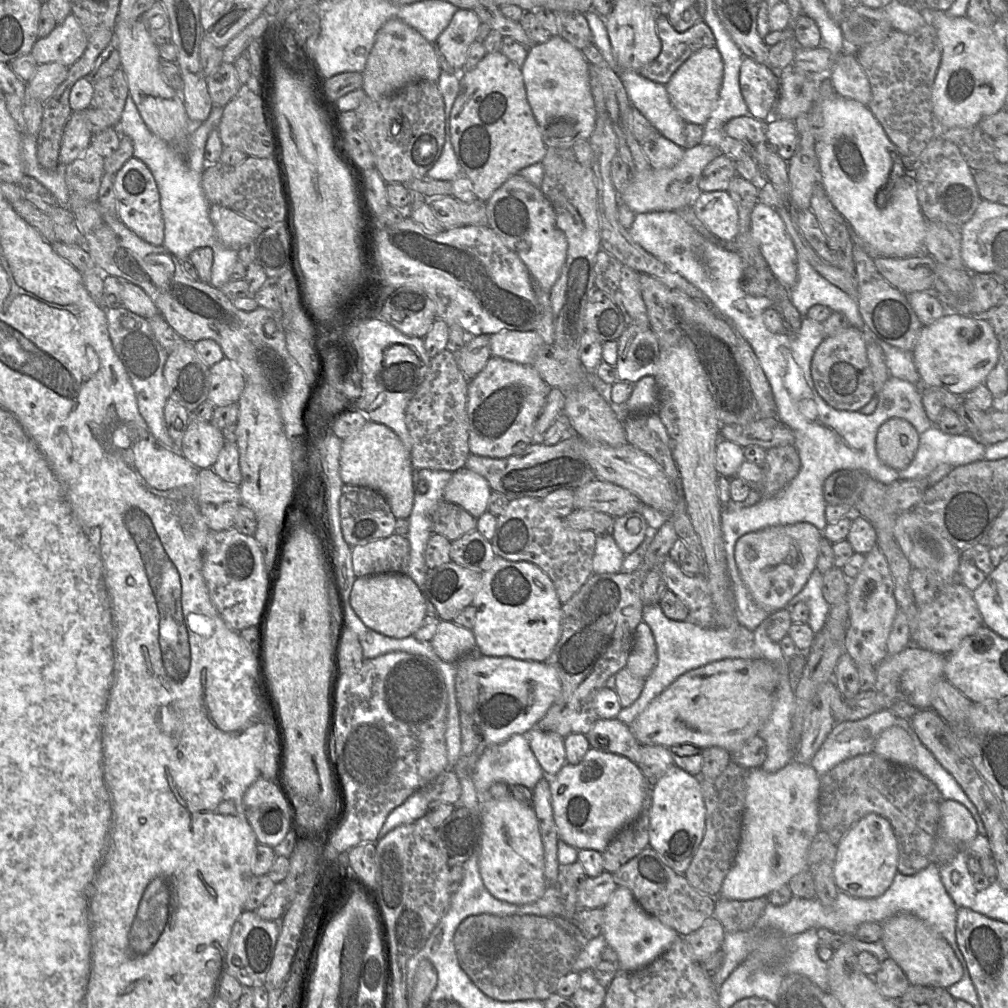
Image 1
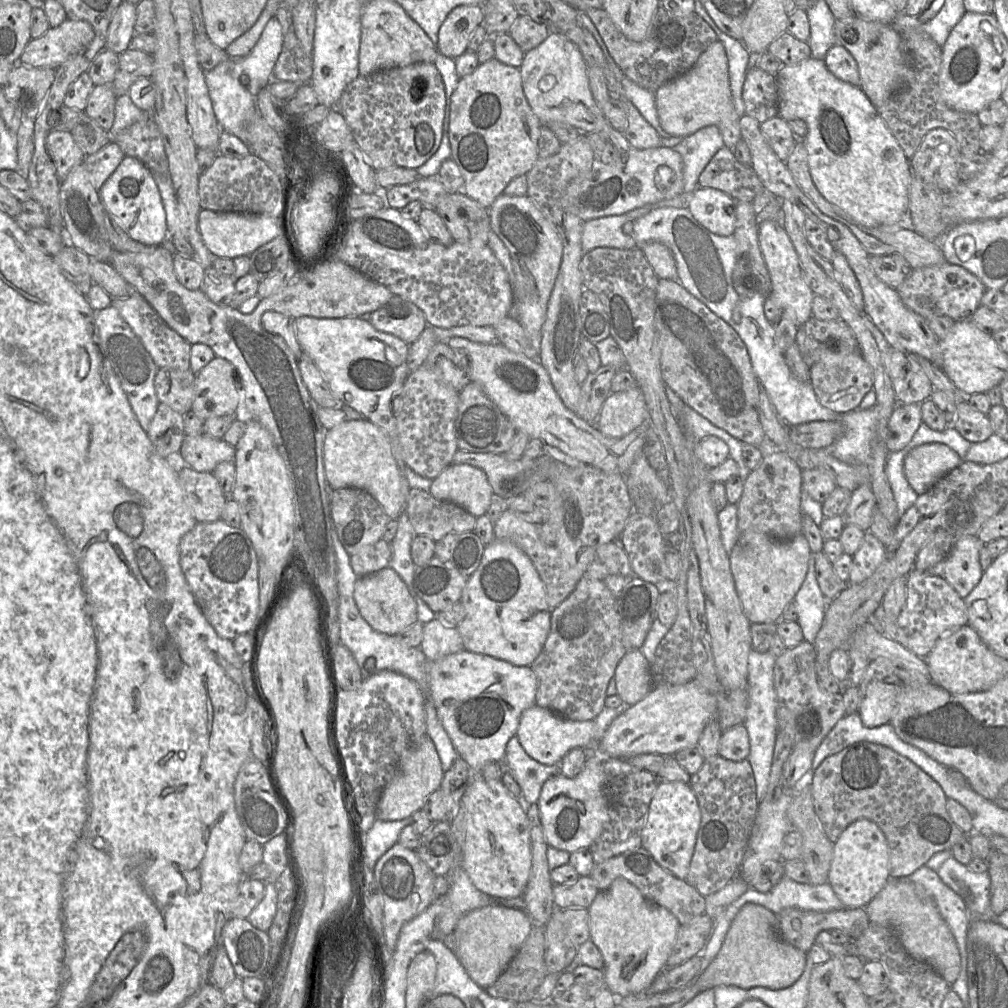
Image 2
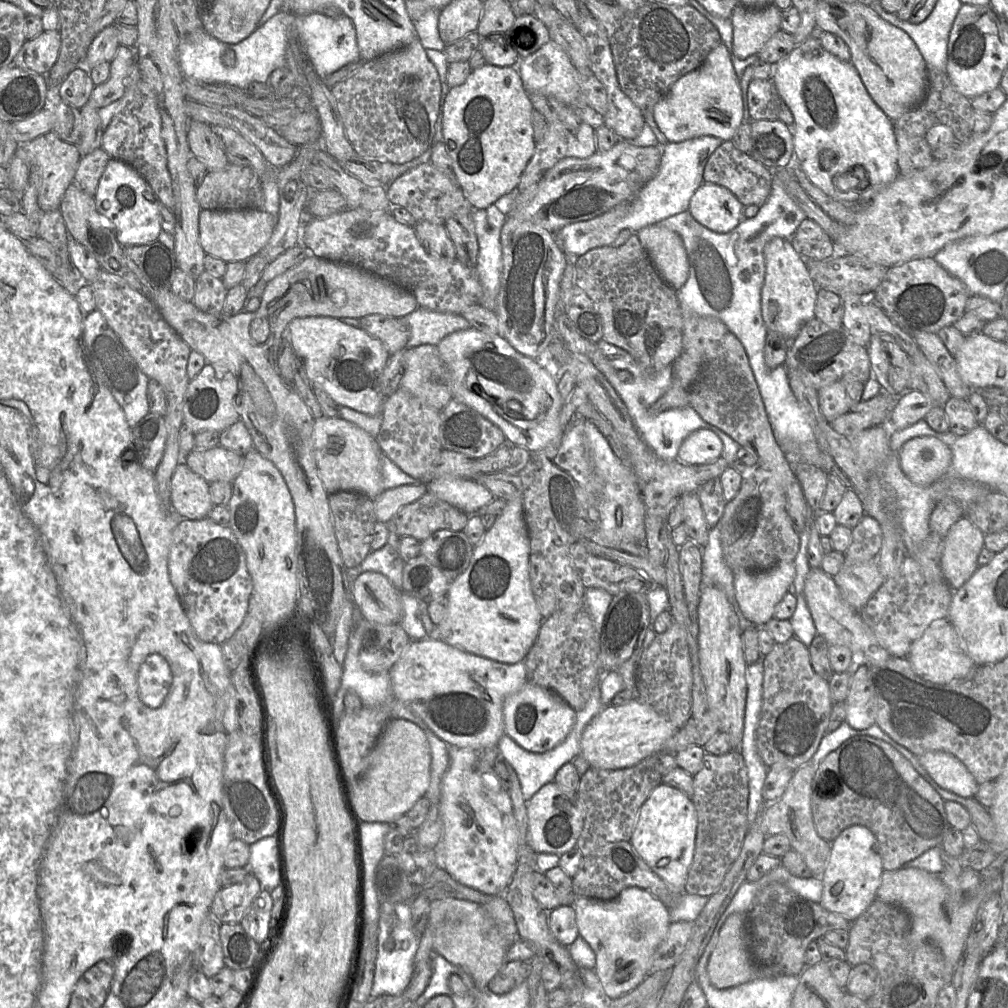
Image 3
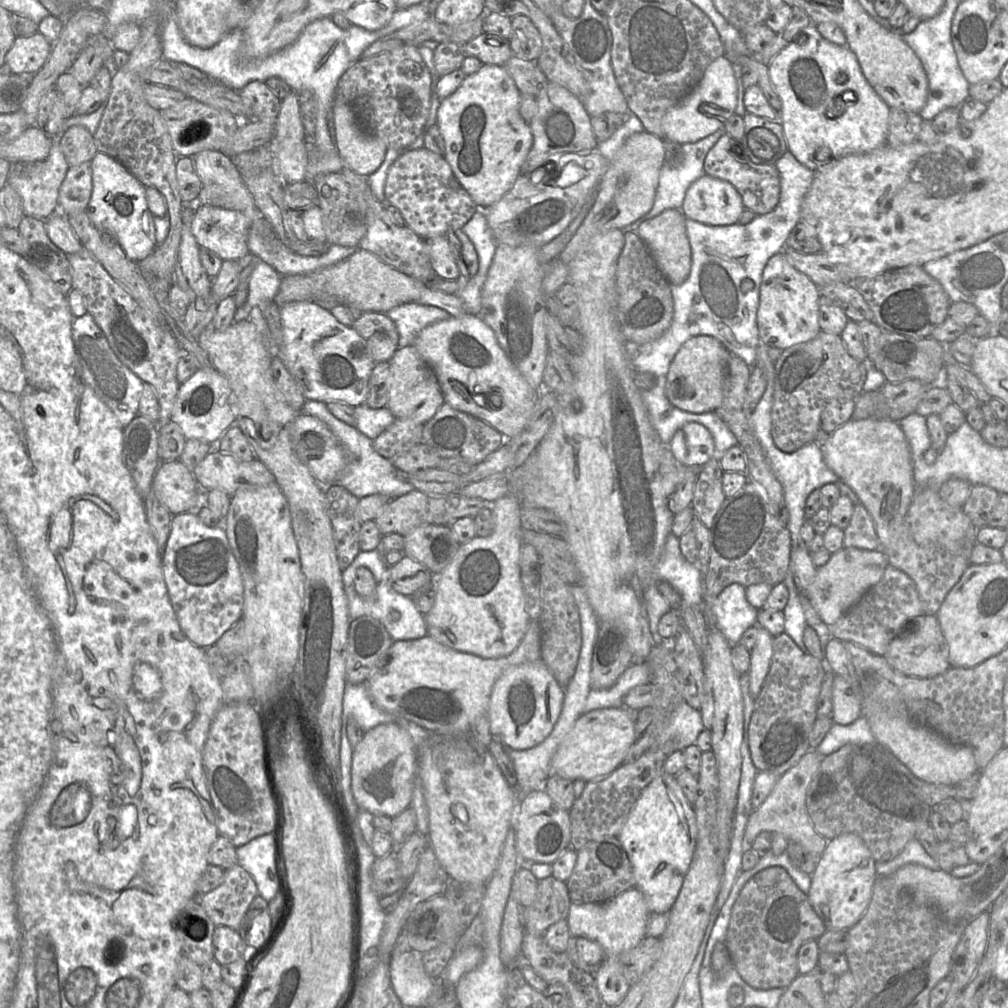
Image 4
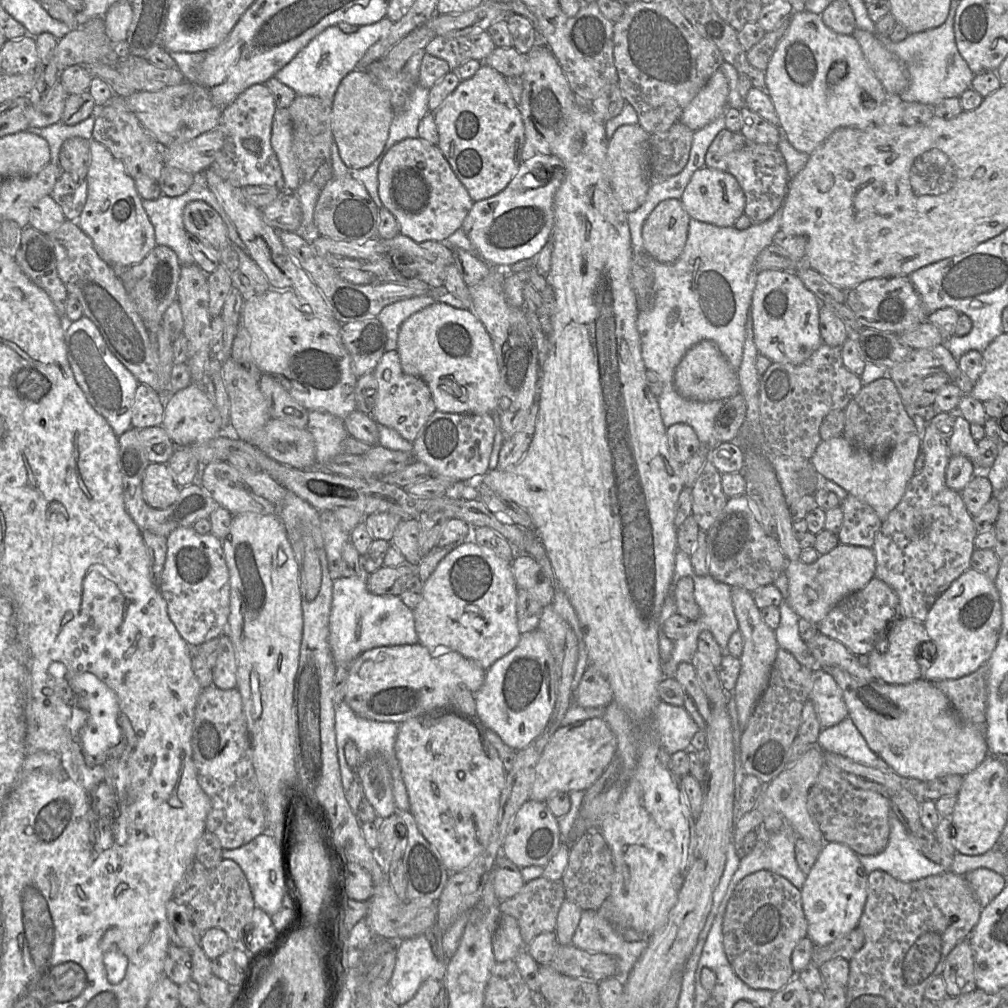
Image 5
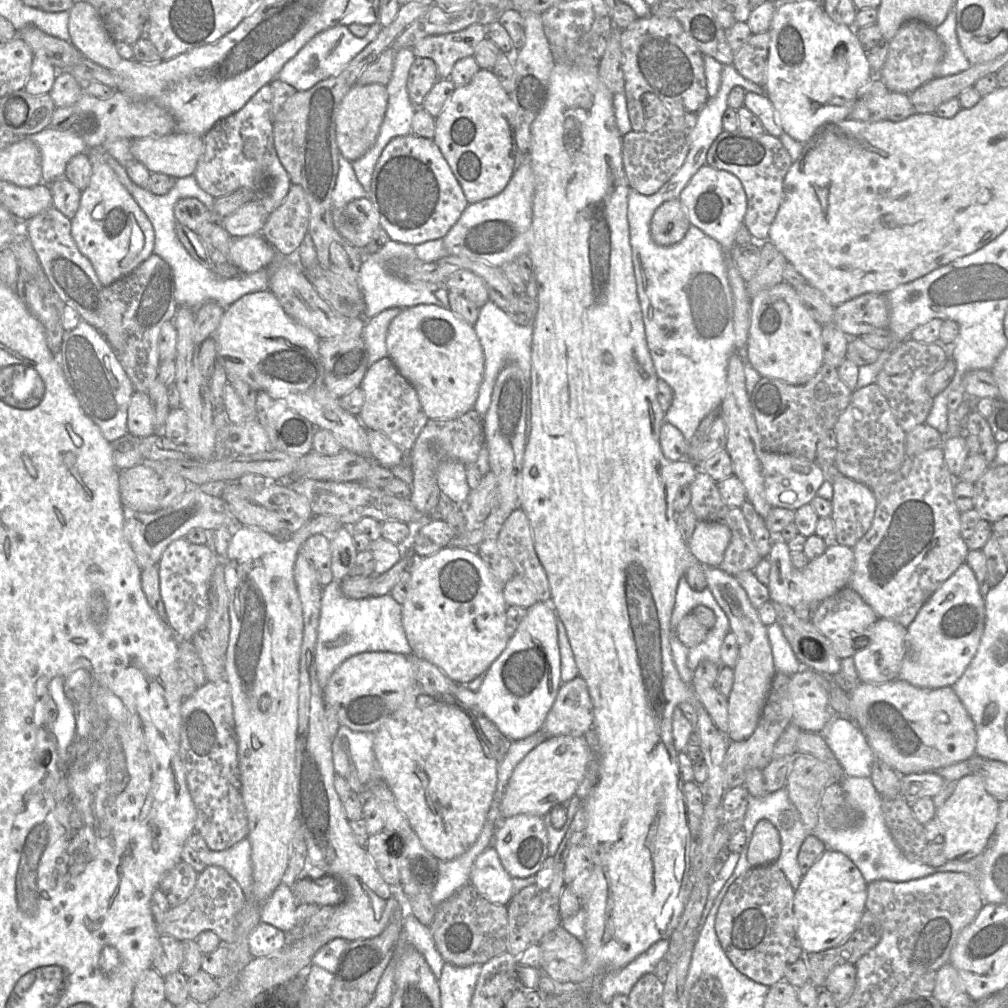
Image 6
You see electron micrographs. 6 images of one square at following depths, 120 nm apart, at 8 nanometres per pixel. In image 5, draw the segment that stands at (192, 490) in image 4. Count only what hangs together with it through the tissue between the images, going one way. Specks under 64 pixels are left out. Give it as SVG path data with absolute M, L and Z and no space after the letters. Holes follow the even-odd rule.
M149 463L142 481L142 493L148 505L165 509L177 500L180 489L167 464Z

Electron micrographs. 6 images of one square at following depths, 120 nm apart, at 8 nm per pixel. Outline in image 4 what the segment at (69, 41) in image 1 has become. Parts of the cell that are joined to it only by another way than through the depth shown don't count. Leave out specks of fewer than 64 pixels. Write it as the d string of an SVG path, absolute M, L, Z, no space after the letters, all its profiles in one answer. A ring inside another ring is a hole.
M40 32L26 37L17 37L5 56L4 67L13 74L36 74L48 61L53 44Z

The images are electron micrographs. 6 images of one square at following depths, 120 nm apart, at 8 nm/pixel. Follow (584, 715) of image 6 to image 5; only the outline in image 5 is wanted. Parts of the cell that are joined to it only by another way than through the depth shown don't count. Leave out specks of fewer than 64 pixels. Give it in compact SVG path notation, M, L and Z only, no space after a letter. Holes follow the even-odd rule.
M589 665L573 691L573 704L591 708L607 706L612 701L609 682L596 667Z

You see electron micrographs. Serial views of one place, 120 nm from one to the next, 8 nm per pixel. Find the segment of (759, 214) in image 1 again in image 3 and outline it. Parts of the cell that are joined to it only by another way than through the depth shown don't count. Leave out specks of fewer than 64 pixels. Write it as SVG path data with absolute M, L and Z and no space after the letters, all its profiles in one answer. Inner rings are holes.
M775 237L764 247L765 279L761 290L761 314L768 332L776 332L793 340L802 326L815 317L818 287L809 275L807 260L792 245L790 239Z

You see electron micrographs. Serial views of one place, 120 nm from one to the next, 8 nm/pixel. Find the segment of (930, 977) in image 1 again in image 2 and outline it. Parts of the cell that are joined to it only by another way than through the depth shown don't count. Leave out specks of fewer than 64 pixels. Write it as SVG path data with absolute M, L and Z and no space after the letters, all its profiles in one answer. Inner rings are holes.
M907 878L890 879L865 910L870 922L889 927L897 934L912 958L931 965L949 984L958 978L961 960L956 940L934 899L921 885Z

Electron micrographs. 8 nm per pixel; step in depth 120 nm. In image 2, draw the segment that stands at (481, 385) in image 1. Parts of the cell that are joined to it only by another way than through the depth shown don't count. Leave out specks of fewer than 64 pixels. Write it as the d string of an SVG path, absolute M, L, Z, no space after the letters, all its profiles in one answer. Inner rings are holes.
M470 382L459 392L454 429L458 449L474 453L503 454L510 448L518 433L508 417L475 382Z

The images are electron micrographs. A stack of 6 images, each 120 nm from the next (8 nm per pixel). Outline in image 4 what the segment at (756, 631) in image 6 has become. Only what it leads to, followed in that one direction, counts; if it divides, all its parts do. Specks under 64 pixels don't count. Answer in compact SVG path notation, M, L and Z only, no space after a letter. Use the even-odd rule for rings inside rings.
M758 627L758 635L754 648L750 651L749 690L756 700L769 672L773 656L774 637L764 628Z

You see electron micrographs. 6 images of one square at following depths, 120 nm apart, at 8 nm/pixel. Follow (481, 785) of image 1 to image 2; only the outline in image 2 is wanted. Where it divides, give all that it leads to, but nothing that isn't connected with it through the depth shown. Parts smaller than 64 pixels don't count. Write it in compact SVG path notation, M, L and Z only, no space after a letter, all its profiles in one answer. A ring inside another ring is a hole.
M517 735L511 737L507 743L504 767L518 782L524 798L530 804L538 801L546 780L560 773L560 764L545 765L531 758Z

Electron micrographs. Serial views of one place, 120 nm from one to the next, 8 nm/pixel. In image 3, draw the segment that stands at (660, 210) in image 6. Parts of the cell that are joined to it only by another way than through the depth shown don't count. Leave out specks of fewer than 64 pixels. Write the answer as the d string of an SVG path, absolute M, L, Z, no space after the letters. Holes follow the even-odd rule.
M659 223L636 234L661 278L675 290L682 288L689 276L689 260L680 235Z

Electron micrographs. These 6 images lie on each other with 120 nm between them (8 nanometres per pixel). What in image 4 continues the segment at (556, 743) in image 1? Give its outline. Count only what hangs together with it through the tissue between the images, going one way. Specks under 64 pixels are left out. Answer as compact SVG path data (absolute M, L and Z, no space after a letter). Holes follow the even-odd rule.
M538 660L535 662L527 662L527 663L508 667L495 682L491 695L490 695L490 702L489 702L489 706L488 706L486 714L489 718L491 733L494 735L496 739L501 741L503 745L507 745L513 749L524 750L524 749L529 749L534 746L537 746L540 743L542 743L553 730L561 714L564 698L565 698L565 689L558 684L553 673L542 660Z

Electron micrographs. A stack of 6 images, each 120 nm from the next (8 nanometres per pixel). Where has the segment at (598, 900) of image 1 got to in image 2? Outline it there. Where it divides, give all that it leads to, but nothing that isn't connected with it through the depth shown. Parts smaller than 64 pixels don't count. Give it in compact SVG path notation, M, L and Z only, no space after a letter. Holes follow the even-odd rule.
M580 876L573 883L553 884L553 900L557 908L588 908L600 892L593 879Z

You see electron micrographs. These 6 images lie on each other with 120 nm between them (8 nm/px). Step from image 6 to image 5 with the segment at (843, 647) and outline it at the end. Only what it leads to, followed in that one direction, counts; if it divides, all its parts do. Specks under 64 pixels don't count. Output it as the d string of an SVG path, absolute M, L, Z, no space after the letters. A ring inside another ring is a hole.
M873 578L864 588L838 602L817 624L818 631L835 639L855 655L868 655L884 633L889 621L900 617L899 599L893 589L880 579Z

